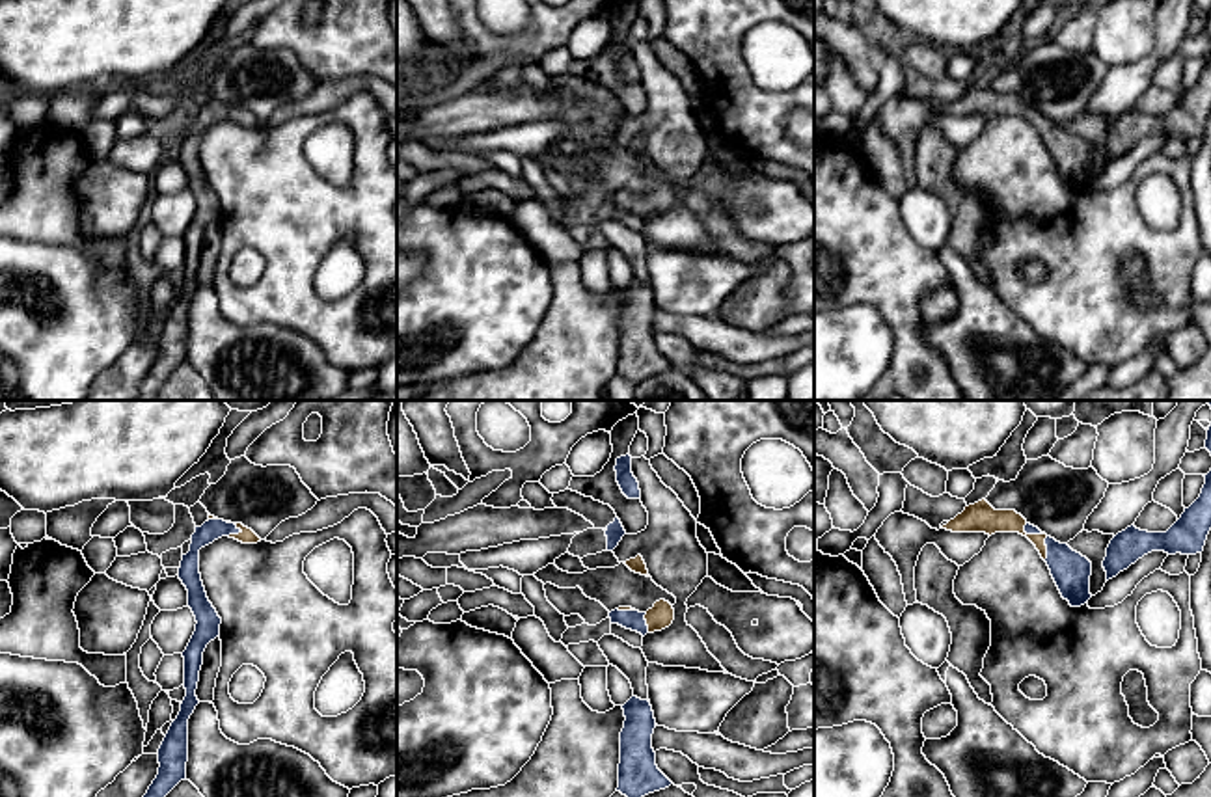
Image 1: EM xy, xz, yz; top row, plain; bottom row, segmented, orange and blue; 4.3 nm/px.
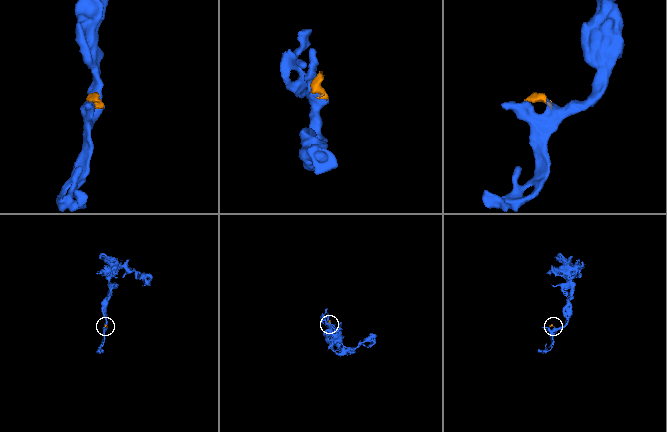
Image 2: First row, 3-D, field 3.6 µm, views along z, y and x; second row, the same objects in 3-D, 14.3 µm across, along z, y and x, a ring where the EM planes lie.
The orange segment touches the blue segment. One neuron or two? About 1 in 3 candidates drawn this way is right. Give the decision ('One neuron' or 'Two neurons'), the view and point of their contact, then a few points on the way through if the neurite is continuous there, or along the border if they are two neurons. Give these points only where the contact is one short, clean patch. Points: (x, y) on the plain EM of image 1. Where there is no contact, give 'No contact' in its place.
One neuron. Touches orange at xy (235, 118). Path across: xy (246, 120), (235, 118), (213, 112)

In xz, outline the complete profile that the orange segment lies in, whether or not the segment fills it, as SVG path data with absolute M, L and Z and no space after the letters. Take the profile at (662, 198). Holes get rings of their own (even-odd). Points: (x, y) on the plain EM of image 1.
M660 182L646 196L639 196L632 190L619 190L609 196L609 201L611 207L619 207L645 220L646 216L669 210L674 203L674 192L669 184Z

